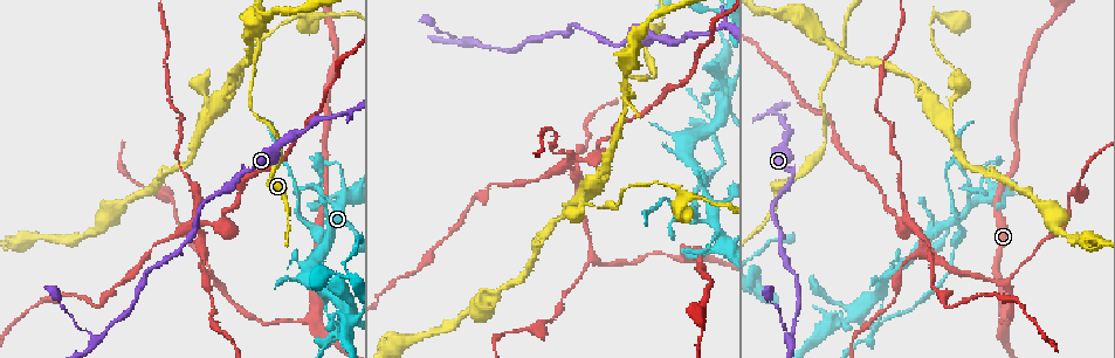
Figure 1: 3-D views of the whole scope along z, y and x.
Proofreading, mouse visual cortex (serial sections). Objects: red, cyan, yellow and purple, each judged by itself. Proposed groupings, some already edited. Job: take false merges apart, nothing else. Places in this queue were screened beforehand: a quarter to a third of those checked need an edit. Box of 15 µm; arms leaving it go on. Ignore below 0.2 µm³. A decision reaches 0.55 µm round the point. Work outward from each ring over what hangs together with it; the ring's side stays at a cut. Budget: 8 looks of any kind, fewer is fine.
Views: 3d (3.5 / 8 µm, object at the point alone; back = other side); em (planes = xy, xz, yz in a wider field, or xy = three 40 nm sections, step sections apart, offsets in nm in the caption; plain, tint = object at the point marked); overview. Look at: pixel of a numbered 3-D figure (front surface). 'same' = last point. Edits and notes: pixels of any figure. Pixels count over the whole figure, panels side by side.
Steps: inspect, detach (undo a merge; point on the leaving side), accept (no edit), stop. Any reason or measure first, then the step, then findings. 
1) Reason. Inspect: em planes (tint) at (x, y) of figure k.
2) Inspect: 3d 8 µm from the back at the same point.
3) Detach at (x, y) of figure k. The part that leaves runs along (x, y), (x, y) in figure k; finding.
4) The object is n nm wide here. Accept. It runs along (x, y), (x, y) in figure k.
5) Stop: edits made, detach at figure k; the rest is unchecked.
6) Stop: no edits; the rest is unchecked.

Four or more arms meet. Inspect: 3d 3.5 µm at (629, 90) of figure 1.

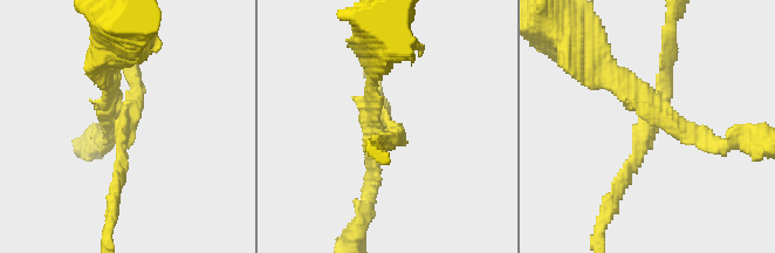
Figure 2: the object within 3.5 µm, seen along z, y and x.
4 arms meet here; the arms are 150, 200, 200, 200 nm wide. Inspect: em xy step 5 (tint) at (648, 129) of figure 2.

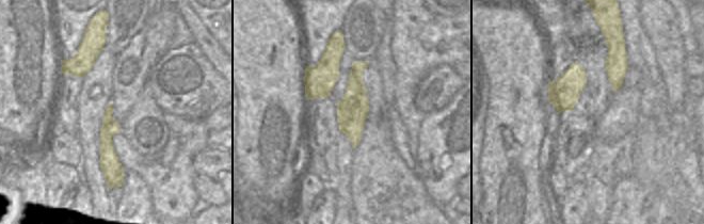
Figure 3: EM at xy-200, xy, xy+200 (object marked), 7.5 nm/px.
Detach at (616, 86) of figure 2. The part that leaves runs along (655, 124), (676, 121), (724, 145), (753, 138) in figure 2; a second cell is stuck on.

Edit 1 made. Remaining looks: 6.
Branch point. Inspect: 3d 3.5 µm at (593, 257) of figure 1.

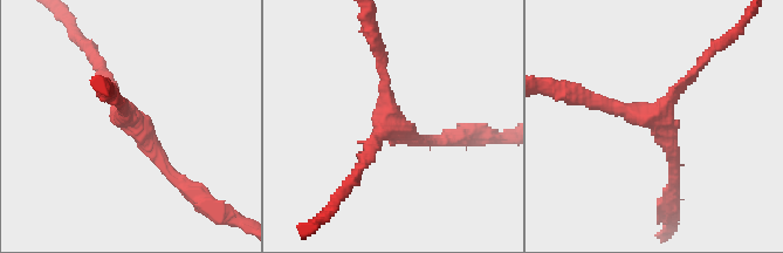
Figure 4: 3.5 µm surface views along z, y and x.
Accept. It runs along (677, 179), (656, 118), (583, 96) in figure 4; one cell here.

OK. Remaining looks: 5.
Thin neck. Inspect: 3d 3.5 µm at (202, 267) of figure 1.

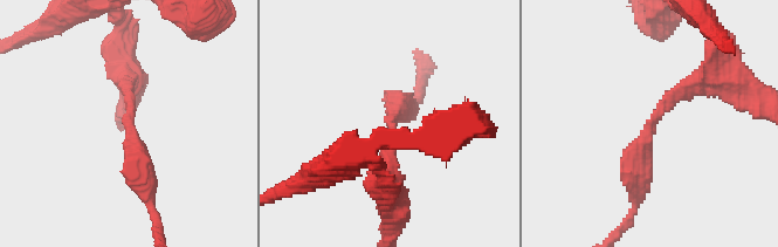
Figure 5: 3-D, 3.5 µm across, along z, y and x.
Need the tissue. Inspect: em xy step 3 (tint) at (390, 122) of figure 5.

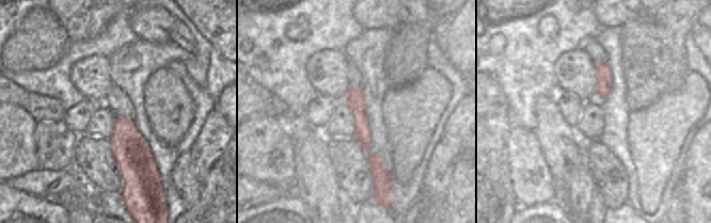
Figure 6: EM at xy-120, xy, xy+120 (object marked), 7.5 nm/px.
Accept. It runs along (704, 76), (656, 112), (639, 194) in figure 5; all the same cell.

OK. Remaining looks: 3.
Stop: edits made, detach at figure 2; the rest is unchecked.

